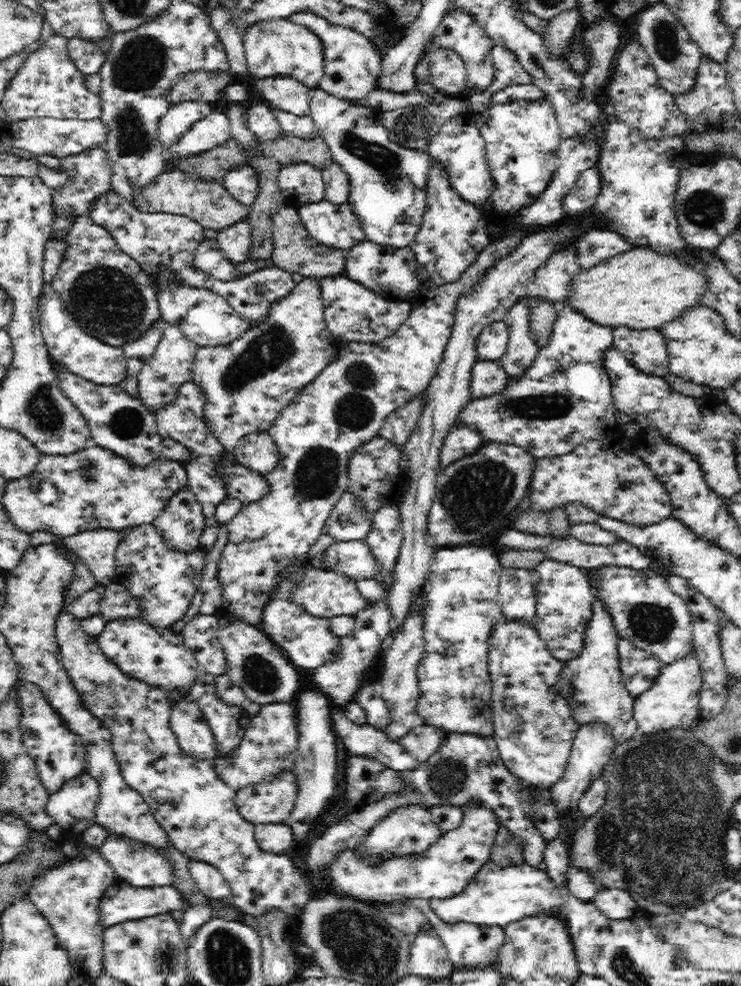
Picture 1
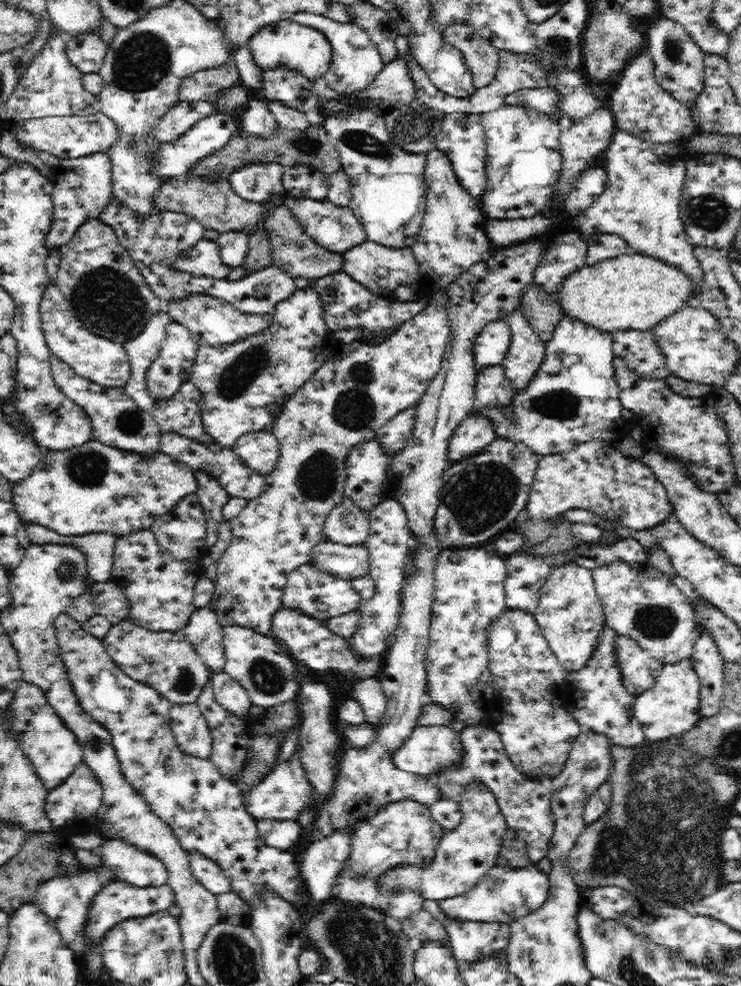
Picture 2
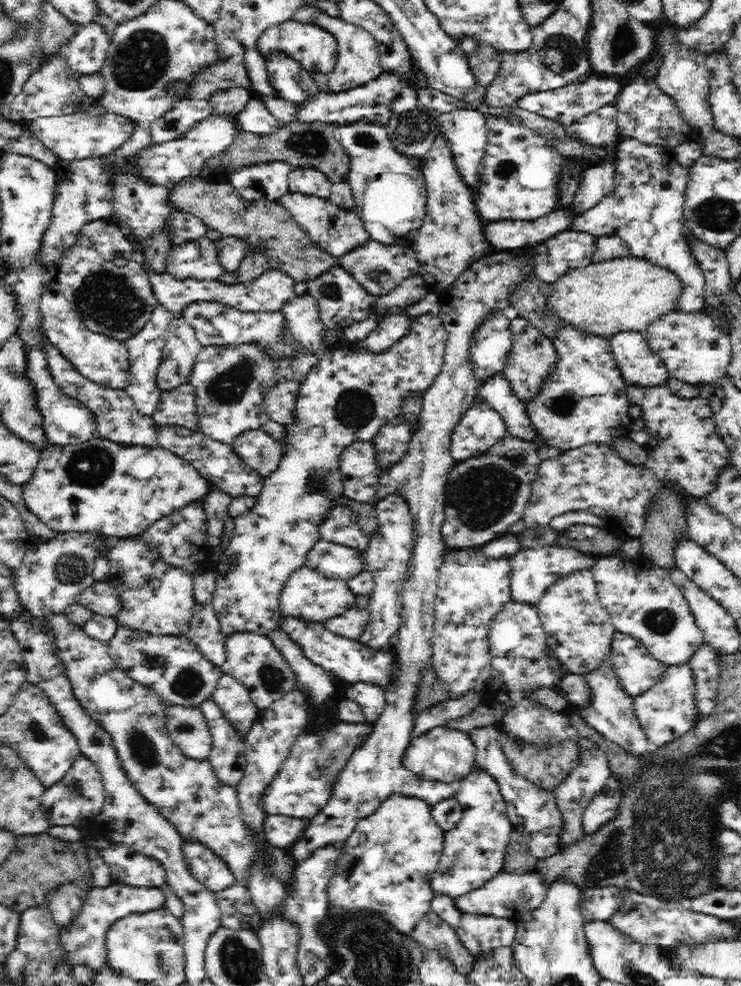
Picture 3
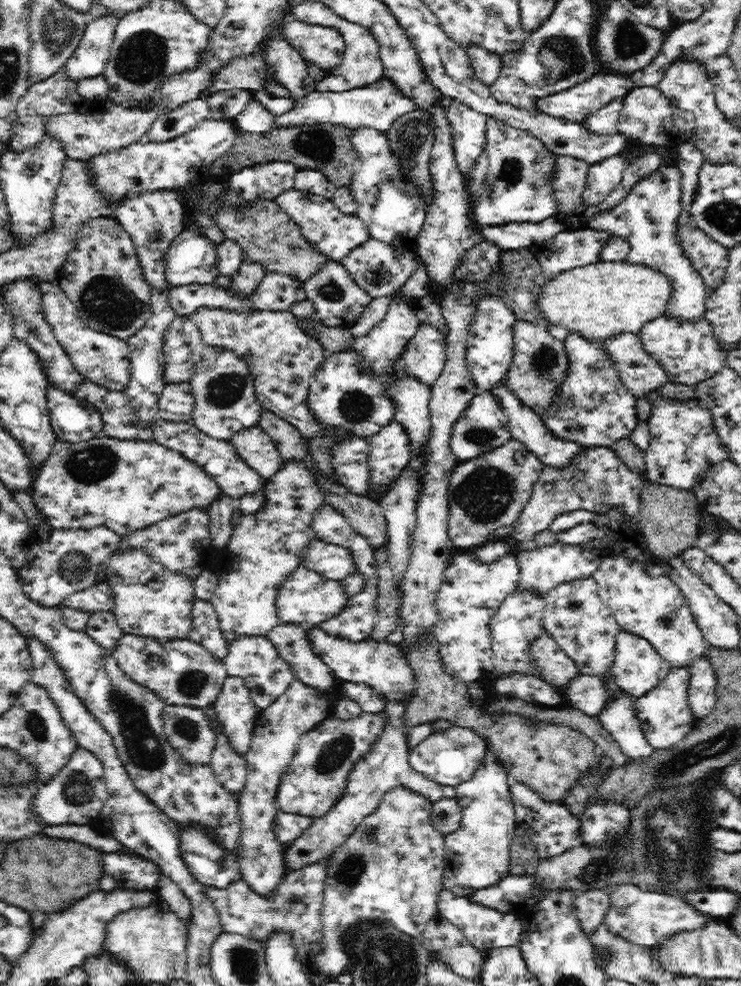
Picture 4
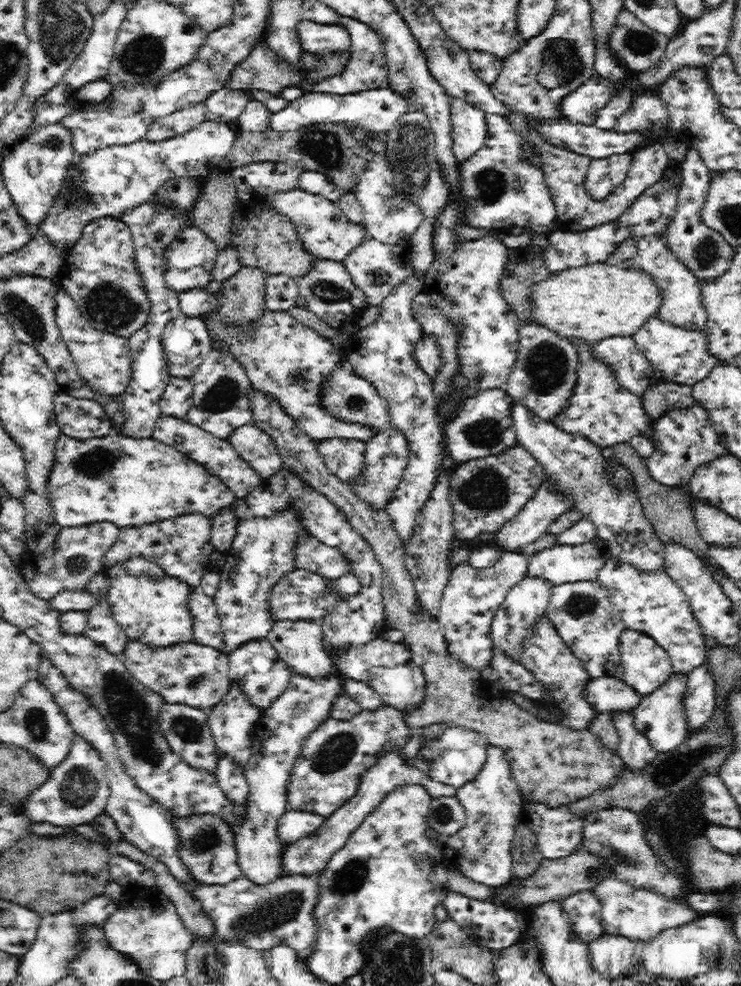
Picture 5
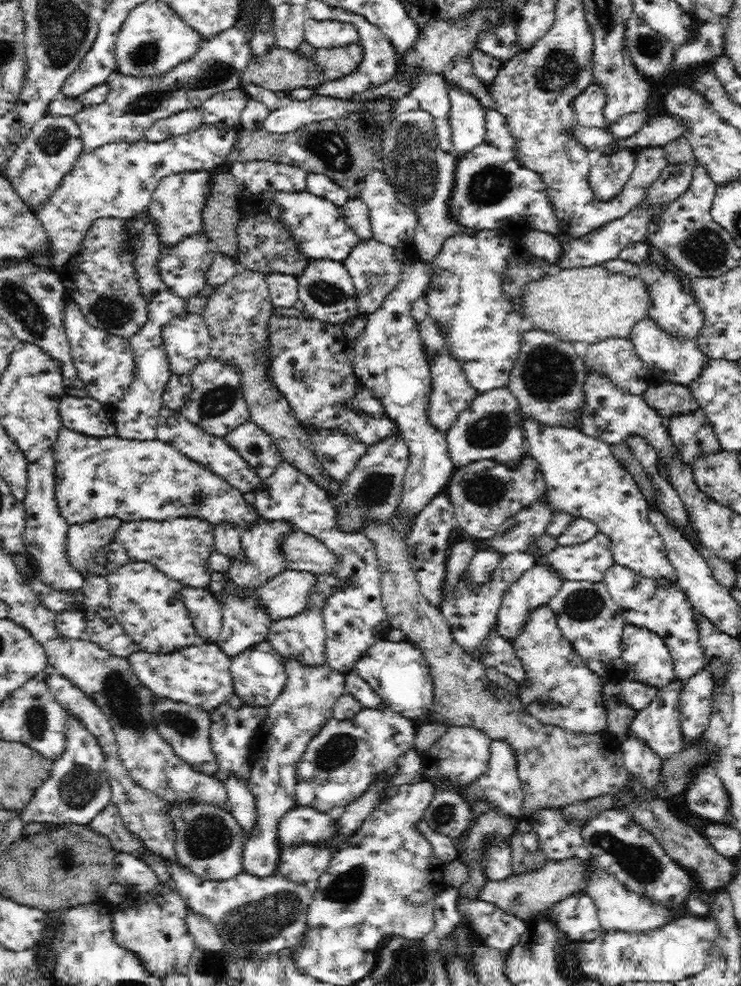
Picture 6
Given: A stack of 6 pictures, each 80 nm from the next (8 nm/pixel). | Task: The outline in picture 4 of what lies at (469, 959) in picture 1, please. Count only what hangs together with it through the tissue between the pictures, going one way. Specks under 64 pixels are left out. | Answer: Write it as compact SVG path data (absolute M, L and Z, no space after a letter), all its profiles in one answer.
M443 891L440 894L438 914L457 926L470 944L476 946L480 951L516 946L521 941L524 932L524 921L520 913L505 914L492 907L474 903L473 900L456 895L452 891Z

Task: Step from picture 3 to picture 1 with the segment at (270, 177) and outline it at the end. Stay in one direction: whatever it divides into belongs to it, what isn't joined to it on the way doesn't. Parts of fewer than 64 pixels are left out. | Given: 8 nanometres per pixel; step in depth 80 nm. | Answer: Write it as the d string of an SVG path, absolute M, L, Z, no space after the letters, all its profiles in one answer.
M244 164L230 169L230 172L225 174L222 185L234 198L251 205L256 198L259 182L255 170Z

